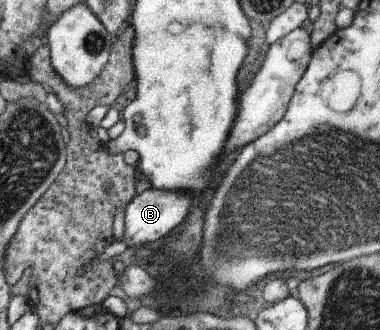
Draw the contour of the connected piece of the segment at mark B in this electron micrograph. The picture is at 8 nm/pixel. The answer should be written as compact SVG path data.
M144 189L135 195L127 204L123 211L124 232L122 241L126 245L138 248L145 243L154 243L156 239L172 234L173 230L182 223L184 215L188 213L192 203L190 193L182 191L160 191L160 189Z

